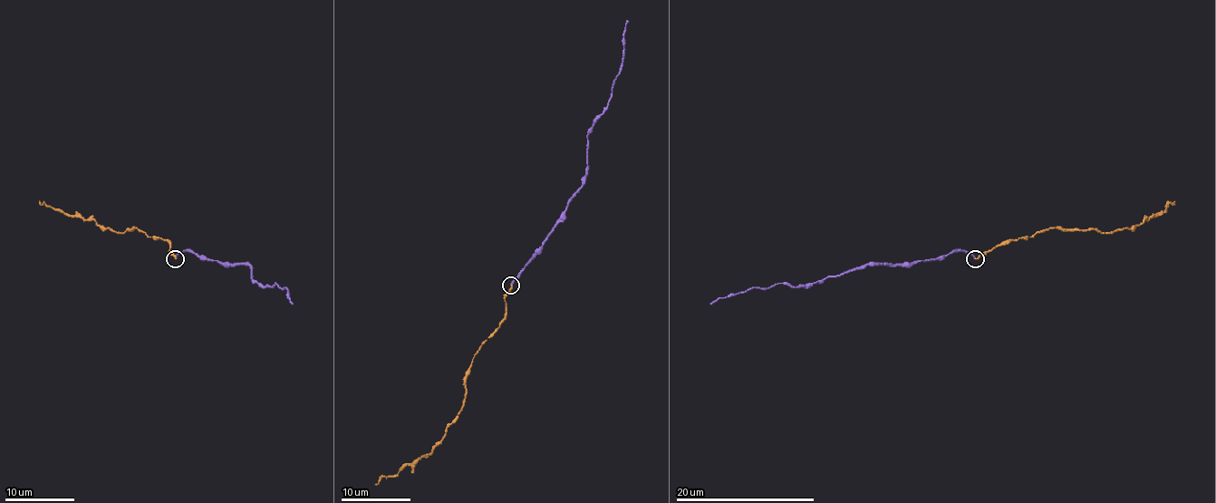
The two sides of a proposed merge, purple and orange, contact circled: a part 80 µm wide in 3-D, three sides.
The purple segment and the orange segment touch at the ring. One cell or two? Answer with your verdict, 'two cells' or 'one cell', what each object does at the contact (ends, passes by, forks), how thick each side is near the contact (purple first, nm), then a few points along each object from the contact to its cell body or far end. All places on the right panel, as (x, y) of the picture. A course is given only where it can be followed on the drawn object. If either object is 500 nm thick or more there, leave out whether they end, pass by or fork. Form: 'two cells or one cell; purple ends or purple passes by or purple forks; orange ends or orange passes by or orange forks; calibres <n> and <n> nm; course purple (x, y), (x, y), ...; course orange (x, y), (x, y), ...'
one cell; purple ends; orange ends; calibres 240 and 240 nm; course purple (974, 259), (965, 250), (953, 250), (937, 259), (874, 264), (801, 286), (757, 286), (718, 297), (710, 304); course orange (976, 259), (988, 250), (1048, 227), (1095, 229), (1108, 233), (1135, 227), (1165, 210), (1167, 205), (1174, 201)

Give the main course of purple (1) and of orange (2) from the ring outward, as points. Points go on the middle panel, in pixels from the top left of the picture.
1: (511, 284), (560, 217), (568, 198), (583, 185), (588, 165), (588, 134), (611, 98), (624, 53), (628, 21)
2: (511, 285), (504, 297), (504, 319), (473, 359), (458, 418), (429, 454), (375, 484)

